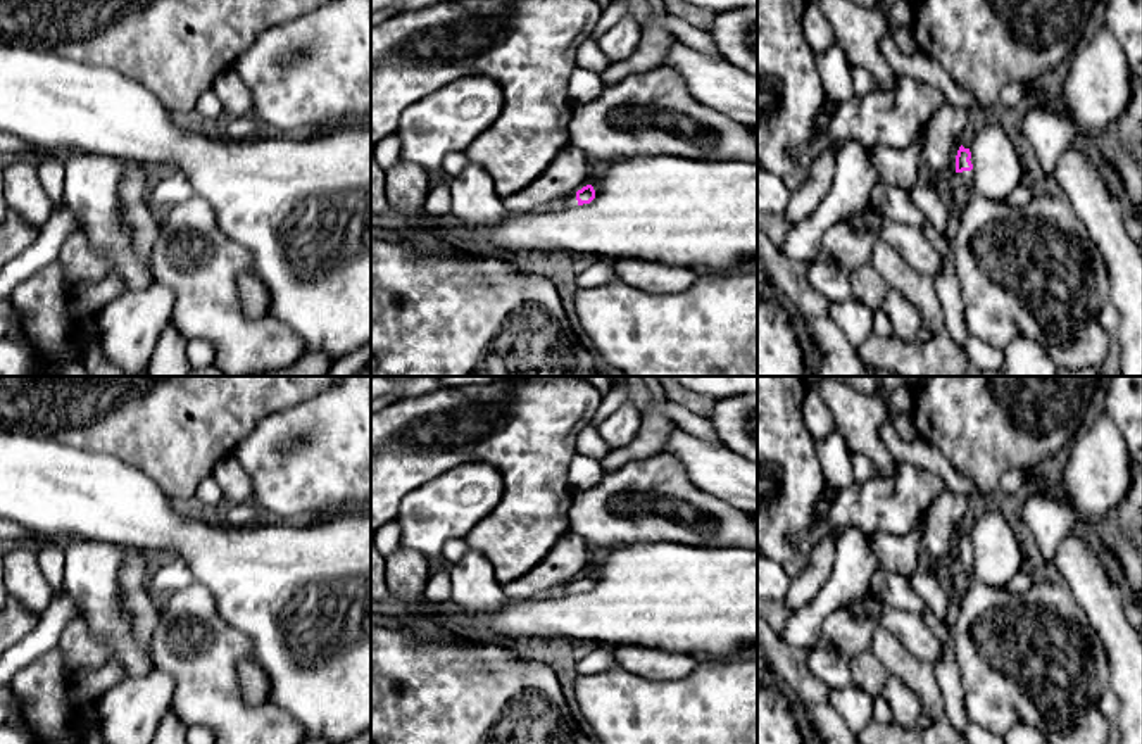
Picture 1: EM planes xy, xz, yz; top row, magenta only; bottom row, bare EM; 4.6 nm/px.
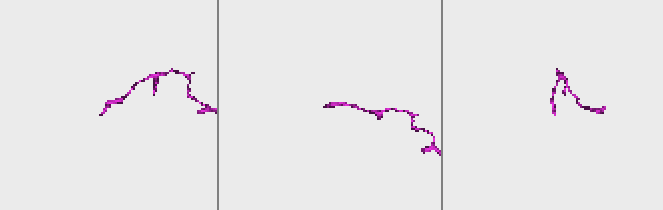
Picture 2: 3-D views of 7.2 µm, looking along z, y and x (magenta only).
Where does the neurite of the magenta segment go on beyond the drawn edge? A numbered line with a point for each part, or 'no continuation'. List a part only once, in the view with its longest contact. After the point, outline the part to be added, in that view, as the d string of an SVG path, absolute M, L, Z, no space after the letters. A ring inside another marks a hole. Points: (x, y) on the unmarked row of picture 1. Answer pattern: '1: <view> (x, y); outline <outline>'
1: yz (965, 565); outline M973 556L956 559L956 564L957 564L959 573L968 580L968 583L975 583L973 582Z

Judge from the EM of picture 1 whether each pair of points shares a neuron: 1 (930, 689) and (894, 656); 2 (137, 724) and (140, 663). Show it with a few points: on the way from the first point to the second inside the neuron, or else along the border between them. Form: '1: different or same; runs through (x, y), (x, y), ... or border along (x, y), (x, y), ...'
1: same; runs through (922, 680), (903, 665)
2: different; border along (154, 665), (145, 674), (125, 679)

